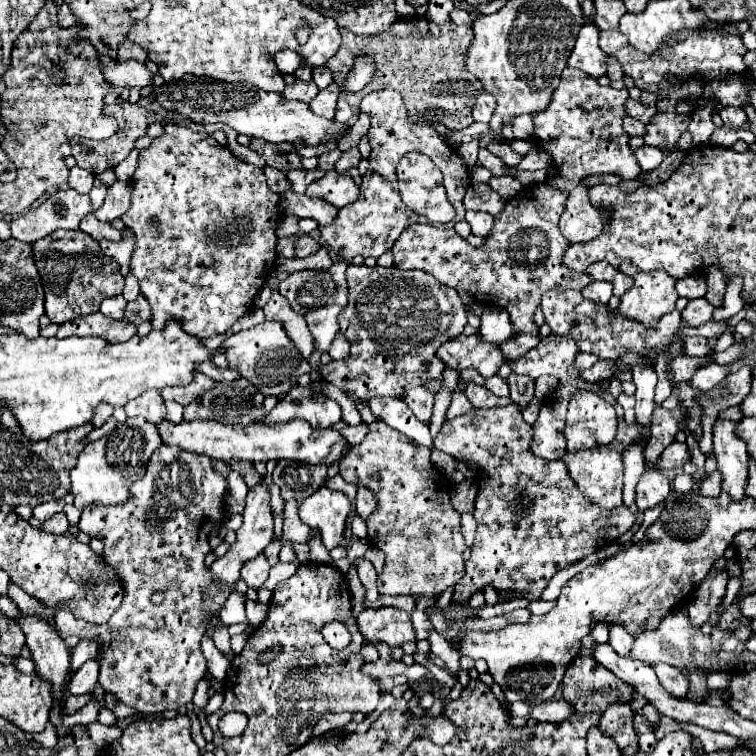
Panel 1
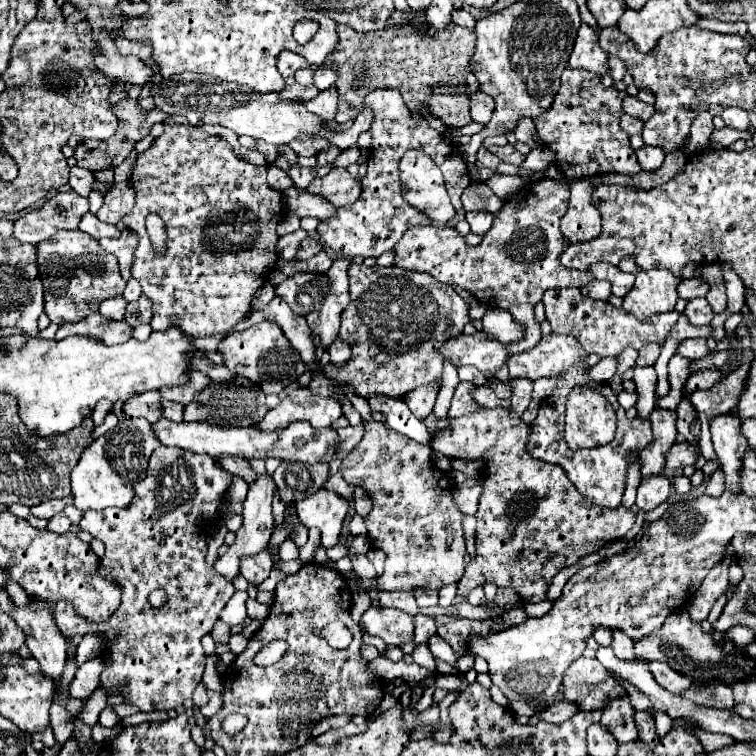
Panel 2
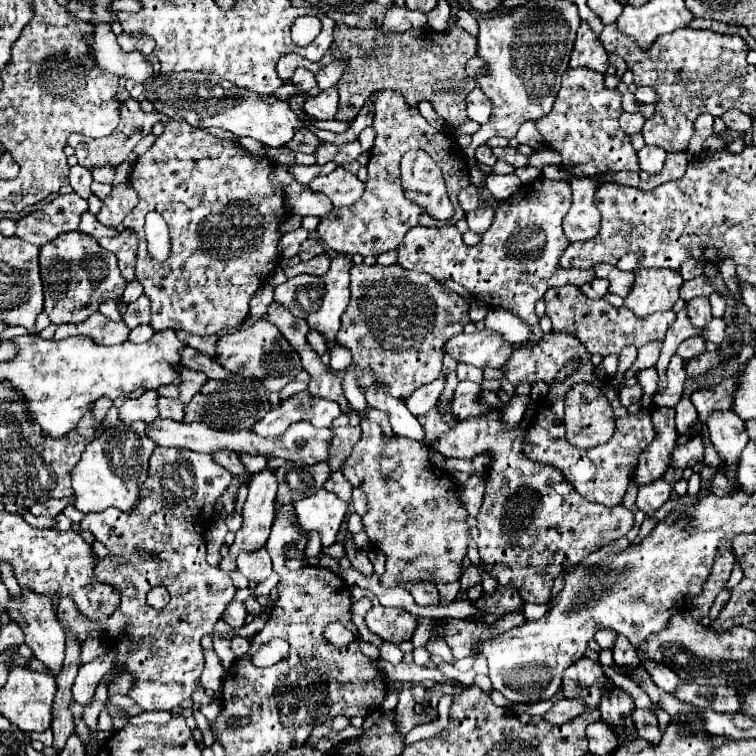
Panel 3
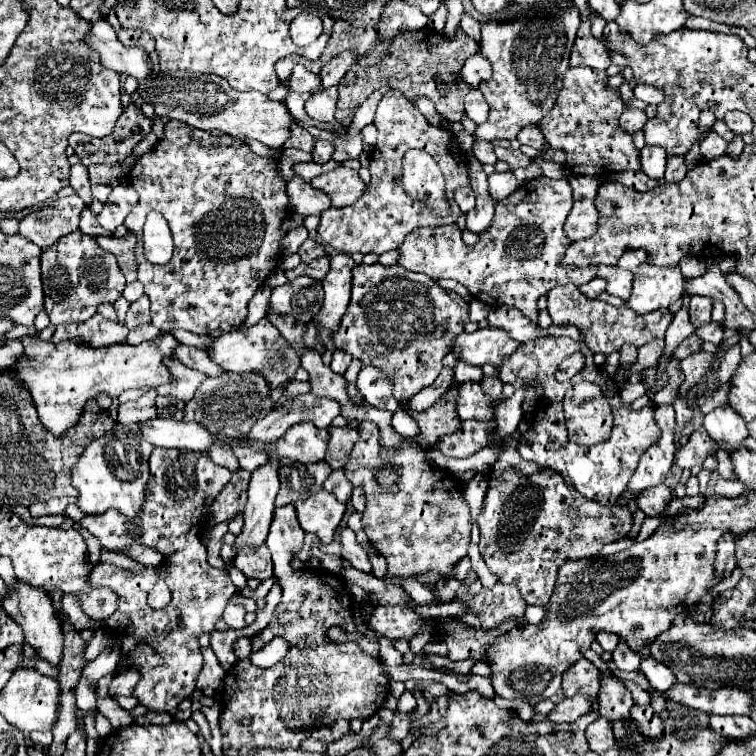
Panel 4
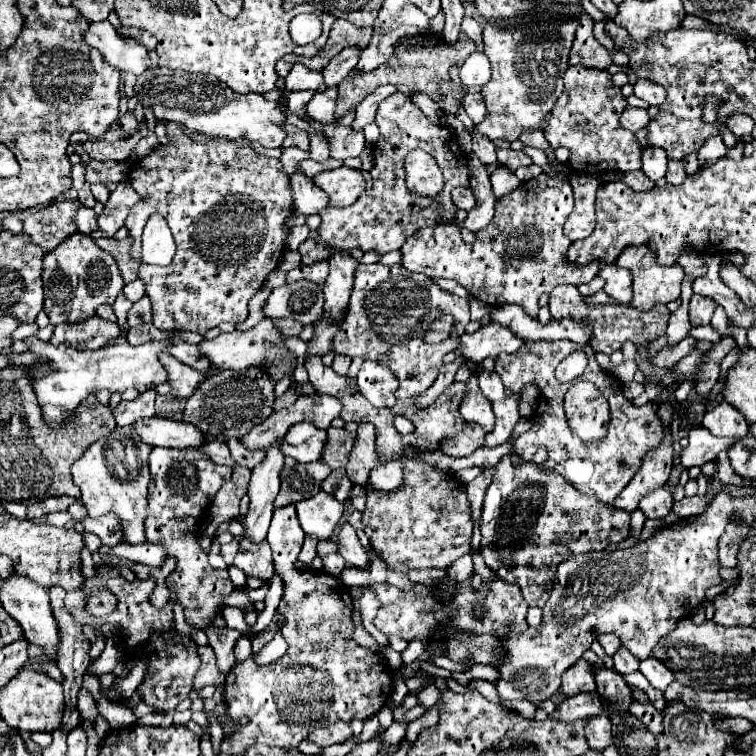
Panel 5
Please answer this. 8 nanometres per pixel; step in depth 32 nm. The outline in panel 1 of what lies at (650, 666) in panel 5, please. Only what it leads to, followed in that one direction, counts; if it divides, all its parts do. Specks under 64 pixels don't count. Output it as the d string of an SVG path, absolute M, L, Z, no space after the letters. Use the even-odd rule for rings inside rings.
M652 664L652 670L656 672L660 684L664 686L664 690L668 690L672 696L678 696L678 698L684 698L688 688L690 688L690 680L676 668L668 666L668 664Z

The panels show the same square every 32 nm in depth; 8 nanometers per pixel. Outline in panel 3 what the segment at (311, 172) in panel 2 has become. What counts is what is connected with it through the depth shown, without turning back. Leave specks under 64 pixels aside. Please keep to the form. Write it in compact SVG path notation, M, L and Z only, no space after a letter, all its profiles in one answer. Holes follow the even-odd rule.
M330 162L330 164L312 164L312 166L302 166L302 164L292 164L290 166L290 172L296 180L300 180L302 184L308 184L312 178L320 176L320 174L326 174L326 172L332 172L336 168L336 162Z

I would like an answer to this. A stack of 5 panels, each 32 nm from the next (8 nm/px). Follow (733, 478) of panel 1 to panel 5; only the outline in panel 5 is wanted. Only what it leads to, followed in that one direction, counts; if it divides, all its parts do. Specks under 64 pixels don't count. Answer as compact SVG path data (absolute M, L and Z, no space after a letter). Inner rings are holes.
M726 400L716 404L712 410L706 410L702 426L706 426L714 436L726 436L734 440L748 436L748 422L738 412L738 408L734 408Z

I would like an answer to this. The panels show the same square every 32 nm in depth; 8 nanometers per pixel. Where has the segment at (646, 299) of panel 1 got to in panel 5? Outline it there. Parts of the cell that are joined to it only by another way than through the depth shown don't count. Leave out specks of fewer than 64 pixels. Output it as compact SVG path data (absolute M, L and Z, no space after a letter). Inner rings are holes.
M650 244L626 246L618 254L616 264L622 266L622 268L628 268L632 272L632 276L634 276L634 280L632 280L632 284L634 284L634 298L630 302L632 308L648 310L648 308L652 308L652 304L658 304L658 302L660 304L668 304L668 302L680 298L680 284L682 284L682 278L684 278L682 266L678 262L674 266L662 266L662 264L658 264L656 250L652 250Z

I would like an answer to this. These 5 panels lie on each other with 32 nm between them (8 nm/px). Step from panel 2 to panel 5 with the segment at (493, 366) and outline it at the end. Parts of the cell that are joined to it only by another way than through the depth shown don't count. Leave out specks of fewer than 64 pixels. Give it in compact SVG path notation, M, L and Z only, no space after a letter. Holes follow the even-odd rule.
M490 322L480 326L474 334L460 336L460 348L456 350L458 356L464 356L470 362L480 364L486 356L496 358L500 352L516 352L524 344L508 326L498 322Z

